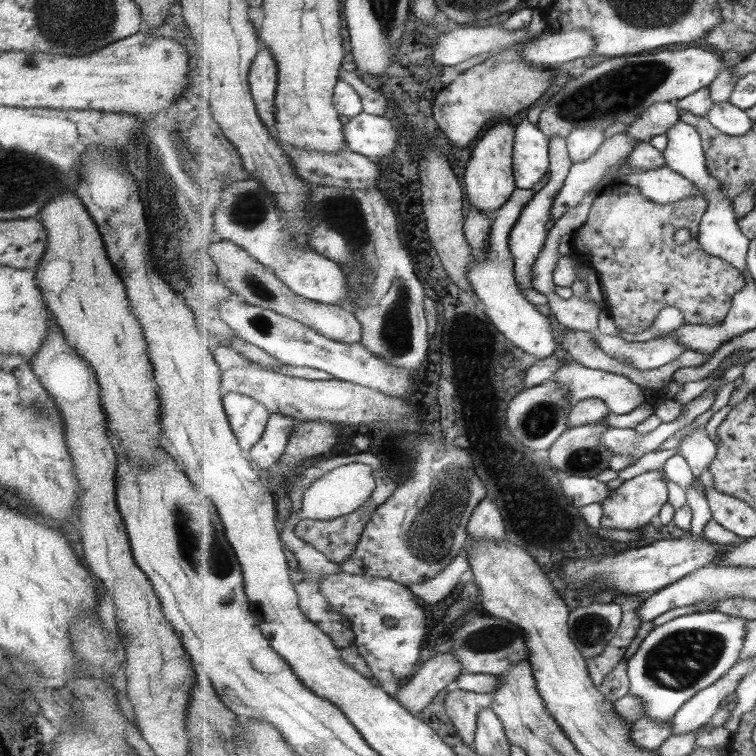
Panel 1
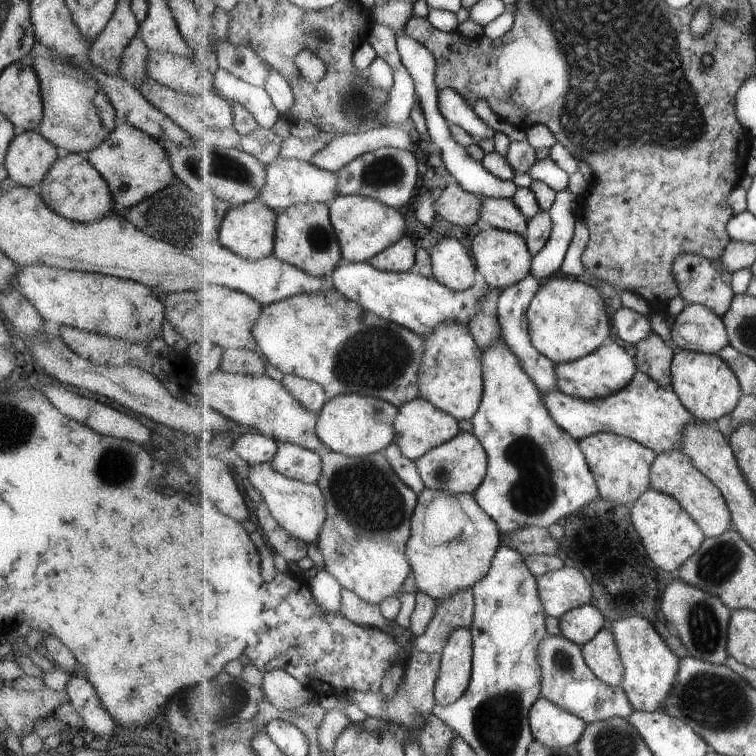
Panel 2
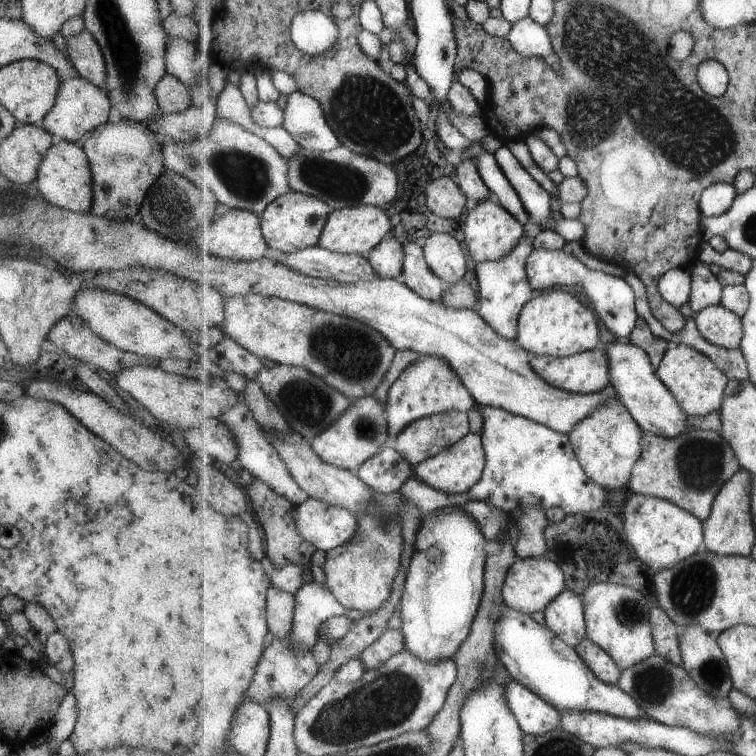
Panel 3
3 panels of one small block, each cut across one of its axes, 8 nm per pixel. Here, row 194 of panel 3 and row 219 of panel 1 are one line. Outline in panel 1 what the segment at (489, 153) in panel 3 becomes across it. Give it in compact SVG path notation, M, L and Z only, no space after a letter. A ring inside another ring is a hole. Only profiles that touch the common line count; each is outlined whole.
M517 188L510 201L492 216L494 223L490 234L490 245L487 247L487 253L477 254L477 263L470 266L469 278L472 282L472 290L478 300L477 305L483 313L489 316L493 324L516 347L535 355L540 361L548 359L554 354L560 340L548 312L531 304L518 286L515 259L513 259L509 246L512 228L519 222L526 204L535 198L537 192L539 192L539 188L537 190Z

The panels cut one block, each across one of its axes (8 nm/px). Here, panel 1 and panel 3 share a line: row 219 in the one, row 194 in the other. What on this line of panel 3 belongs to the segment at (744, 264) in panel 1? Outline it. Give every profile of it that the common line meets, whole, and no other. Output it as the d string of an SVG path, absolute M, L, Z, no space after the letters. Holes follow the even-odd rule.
M715 182L707 186L701 196L700 211L708 217L716 217L725 214L737 198L735 184L729 182Z

